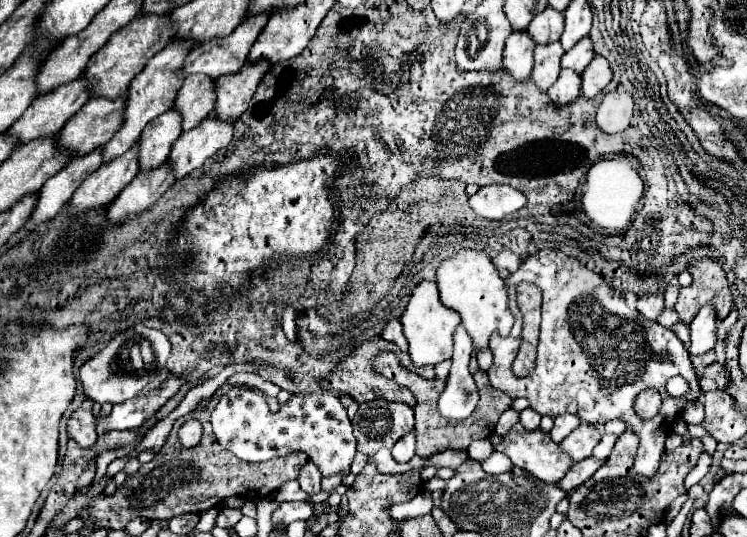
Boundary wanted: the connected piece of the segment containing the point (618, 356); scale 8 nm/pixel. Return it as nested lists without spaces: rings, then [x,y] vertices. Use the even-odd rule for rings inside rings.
[[[543,249],[529,255],[521,267],[505,279],[505,285],[509,291],[509,307],[515,317],[515,325],[509,337],[501,337],[497,333],[491,337],[489,347],[495,357],[491,369],[487,371],[491,385],[507,393],[511,399],[525,397],[533,411],[553,419],[565,413],[577,415],[587,425],[603,425],[613,419],[623,419],[627,429],[633,429],[633,433],[639,437],[639,451],[633,463],[635,473],[651,479],[659,469],[673,419],[677,419],[683,409],[689,403],[695,403],[701,395],[699,377],[685,345],[669,329],[661,327],[659,323],[645,321],[639,311],[631,311],[625,297],[611,289],[601,275],[589,271],[577,259],[571,259],[557,249]],[[519,281],[533,281],[543,293],[537,369],[525,379],[511,373],[511,363],[521,343],[521,311],[515,301]],[[675,375],[689,381],[689,401],[687,397],[673,399],[667,395],[665,385]],[[647,387],[661,393],[663,405],[655,419],[641,421],[633,411],[633,399]]]

